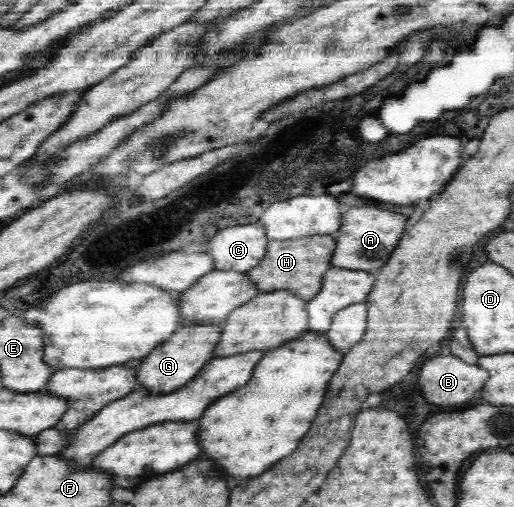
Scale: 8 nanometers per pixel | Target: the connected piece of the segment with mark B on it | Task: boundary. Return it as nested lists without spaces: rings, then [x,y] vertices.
[[[433,356],[423,362],[417,382],[425,400],[433,404],[459,404],[471,400],[488,378],[486,370],[455,356]]]

